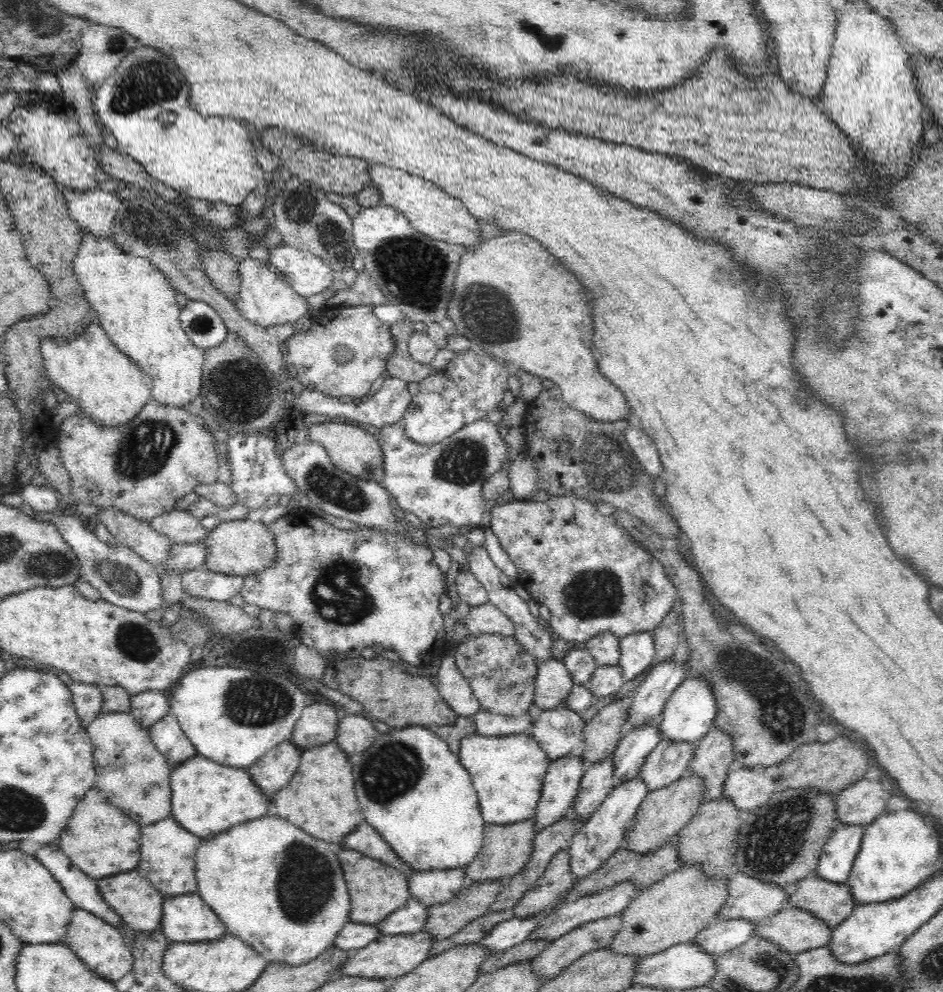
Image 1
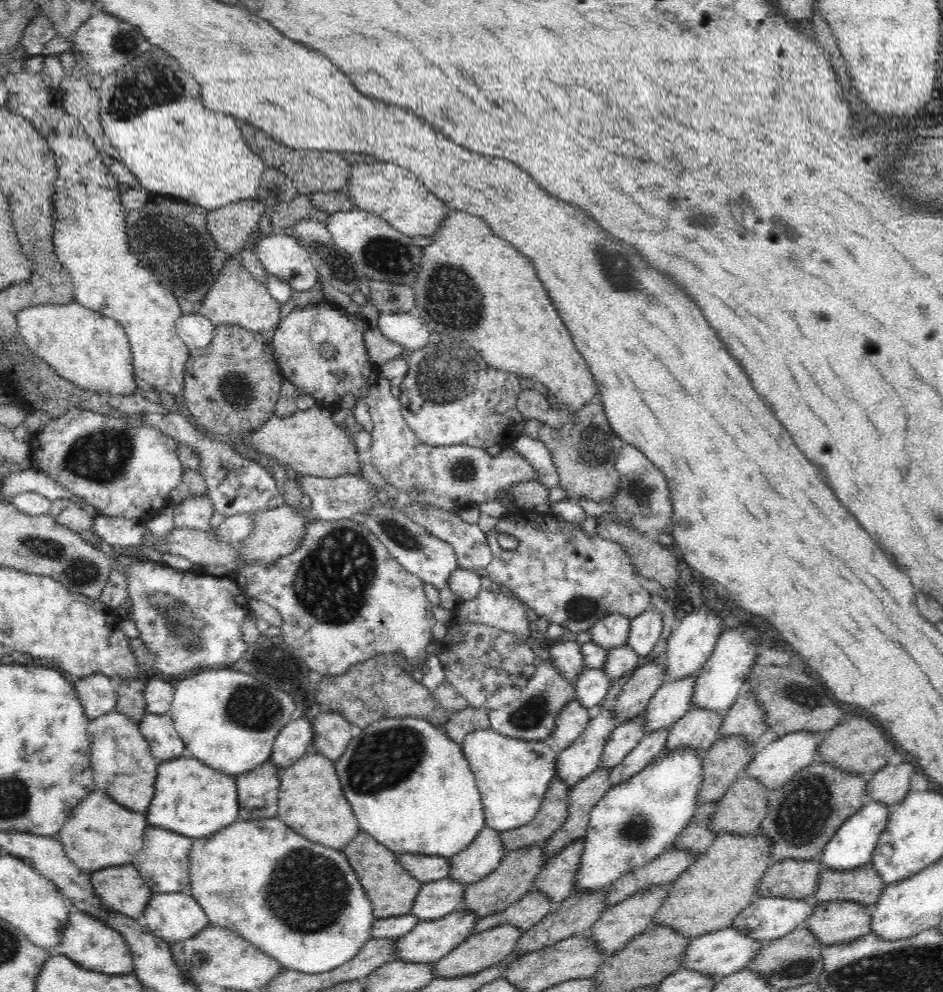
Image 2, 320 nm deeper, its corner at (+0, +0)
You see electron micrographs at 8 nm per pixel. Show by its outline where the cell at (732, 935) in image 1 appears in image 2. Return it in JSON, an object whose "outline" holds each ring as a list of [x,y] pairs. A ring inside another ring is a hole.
{"outline":[[[760,897],[755,898],[734,920],[732,926],[750,938],[758,939],[763,944],[770,944],[777,938],[790,934],[795,927],[803,926],[808,916],[814,912],[816,904],[806,902],[804,899],[782,898],[782,897]]]}

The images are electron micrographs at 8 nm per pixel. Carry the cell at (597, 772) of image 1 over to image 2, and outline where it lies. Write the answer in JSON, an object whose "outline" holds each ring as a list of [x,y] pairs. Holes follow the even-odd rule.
{"outline":[[[642,714],[618,724],[604,746],[600,767],[613,769],[617,764],[620,764],[625,756],[644,738],[646,723],[646,718]]]}

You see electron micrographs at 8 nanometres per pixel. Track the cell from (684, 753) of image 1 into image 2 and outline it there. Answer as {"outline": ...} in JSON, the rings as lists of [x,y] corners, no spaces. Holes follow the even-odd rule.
{"outline":[[[691,706],[687,714],[668,732],[666,749],[690,747],[704,754],[720,738],[720,726],[726,713]]]}

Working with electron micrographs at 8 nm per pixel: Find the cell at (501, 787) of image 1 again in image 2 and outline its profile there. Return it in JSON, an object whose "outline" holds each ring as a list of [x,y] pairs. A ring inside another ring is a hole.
{"outline":[[[491,728],[476,729],[466,735],[462,744],[462,750],[464,756],[467,757],[477,782],[486,825],[500,833],[505,830],[518,828],[534,820],[556,770],[556,754],[546,742],[510,738]]]}

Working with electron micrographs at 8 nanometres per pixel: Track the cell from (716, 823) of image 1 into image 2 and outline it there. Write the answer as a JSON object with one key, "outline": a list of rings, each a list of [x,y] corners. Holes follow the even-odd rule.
{"outline":[[[741,775],[717,801],[710,829],[716,834],[732,831],[742,836],[756,832],[768,814],[767,791],[758,779]]]}

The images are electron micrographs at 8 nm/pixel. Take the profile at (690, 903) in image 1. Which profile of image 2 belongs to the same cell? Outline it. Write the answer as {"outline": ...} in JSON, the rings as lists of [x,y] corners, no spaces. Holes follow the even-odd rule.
{"outline":[[[758,829],[744,836],[726,831],[714,839],[706,853],[698,856],[694,864],[669,885],[671,892],[654,916],[654,923],[670,926],[684,937],[695,938],[732,927],[736,916],[756,898],[758,884],[770,865],[771,838]]]}

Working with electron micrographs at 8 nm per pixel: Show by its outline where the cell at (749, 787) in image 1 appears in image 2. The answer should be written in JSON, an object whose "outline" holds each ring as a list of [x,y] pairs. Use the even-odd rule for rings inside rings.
{"outline":[[[796,731],[782,735],[766,747],[757,750],[743,774],[754,777],[764,785],[764,789],[773,791],[786,784],[797,772],[817,761],[817,746],[822,735],[812,731]]]}

